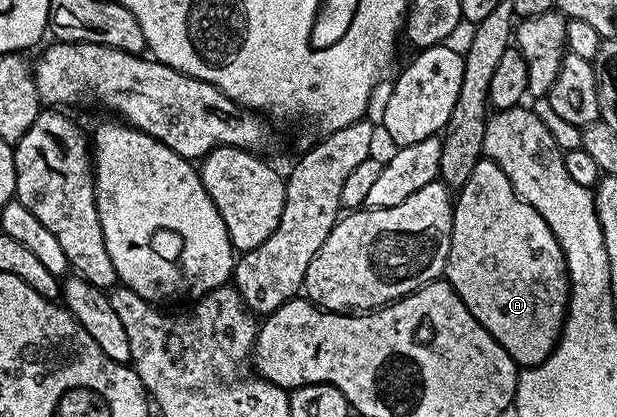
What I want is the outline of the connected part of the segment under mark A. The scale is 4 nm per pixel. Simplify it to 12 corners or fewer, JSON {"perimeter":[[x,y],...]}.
{"perimeter":[[481,158],[444,278],[522,368],[551,354],[569,270],[547,221]]}

